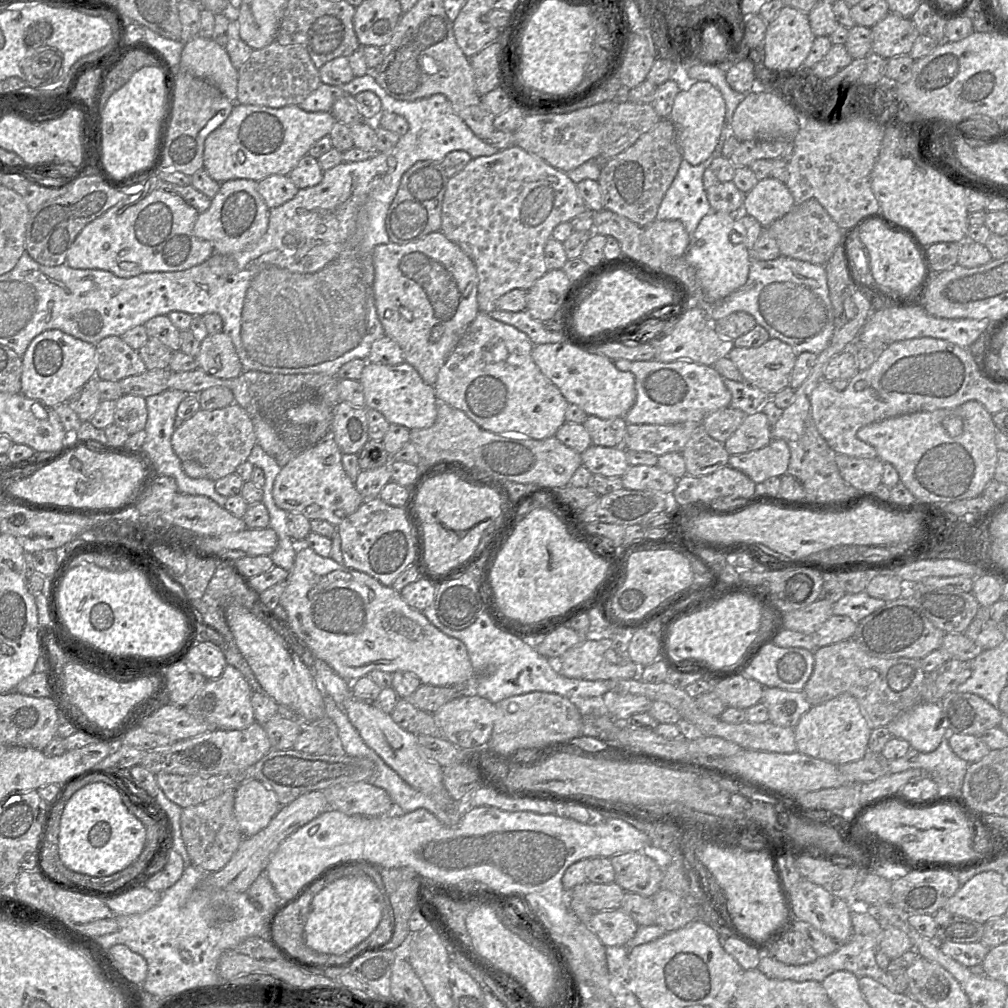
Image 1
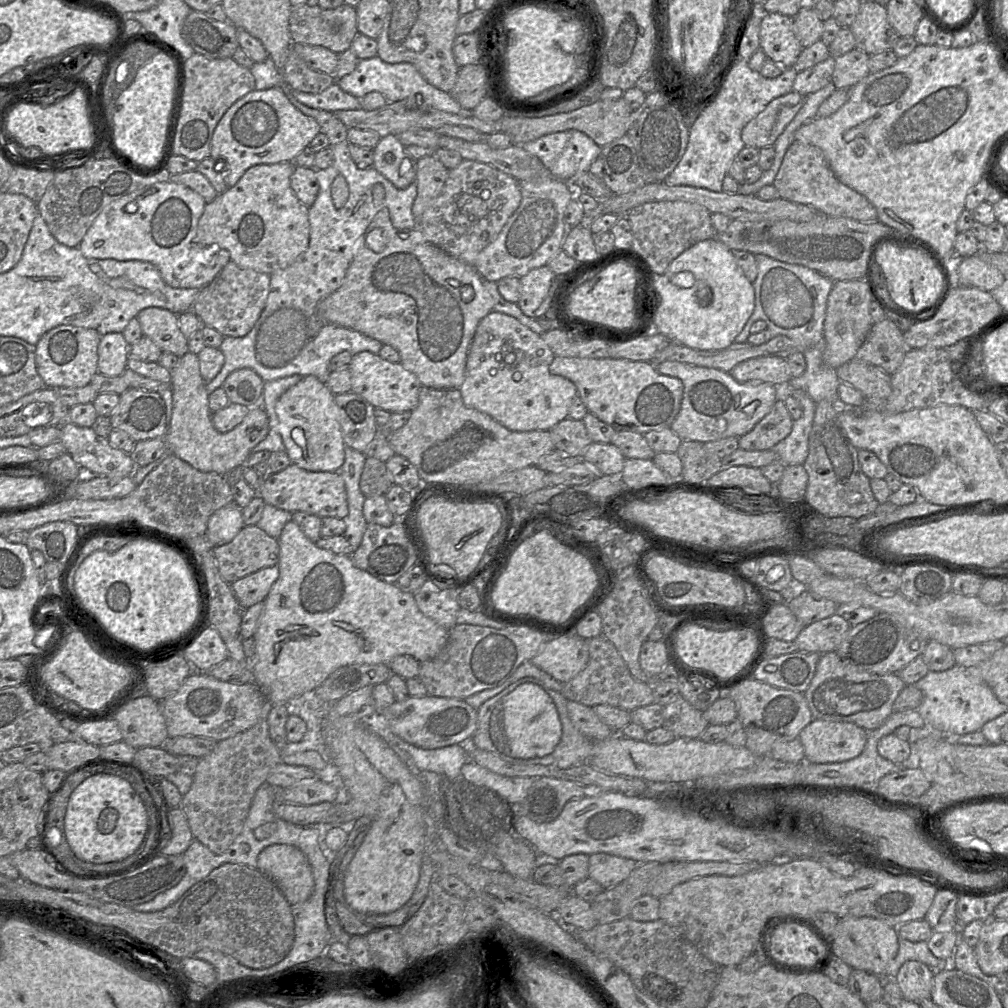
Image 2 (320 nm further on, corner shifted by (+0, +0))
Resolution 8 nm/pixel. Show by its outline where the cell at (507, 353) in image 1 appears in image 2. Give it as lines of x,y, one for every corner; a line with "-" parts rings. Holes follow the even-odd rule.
491,311
480,321
468,351
465,380
459,388
462,400
466,406
491,416
511,431
550,431
568,417
570,406
578,396
573,382
550,373
549,367
555,357
541,335
512,316

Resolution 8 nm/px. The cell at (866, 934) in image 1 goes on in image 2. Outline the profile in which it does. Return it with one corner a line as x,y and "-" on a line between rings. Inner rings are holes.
899,937
899,949
895,958
889,963
883,981
895,979
900,967
909,960
920,961
926,964
934,972
951,970
956,968
954,953
947,959
940,959
933,955
928,948
927,941
911,942

